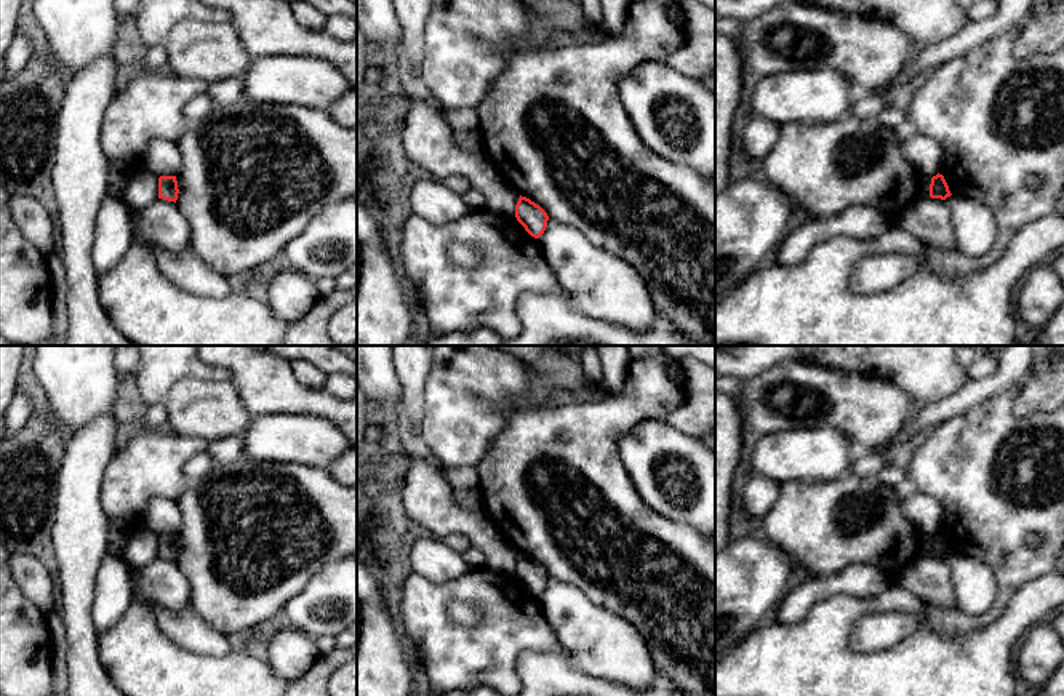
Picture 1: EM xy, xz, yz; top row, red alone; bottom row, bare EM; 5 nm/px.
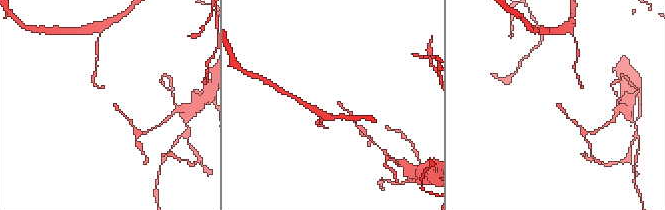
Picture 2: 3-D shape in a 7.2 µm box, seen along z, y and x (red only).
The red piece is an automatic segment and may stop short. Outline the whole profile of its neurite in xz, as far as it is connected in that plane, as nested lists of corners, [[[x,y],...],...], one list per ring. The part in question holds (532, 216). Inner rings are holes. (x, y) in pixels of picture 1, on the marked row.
[[[522,195],[515,205],[515,218],[534,238],[544,234],[549,221],[547,213],[539,205]]]

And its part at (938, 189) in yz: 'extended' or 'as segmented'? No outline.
as segmented

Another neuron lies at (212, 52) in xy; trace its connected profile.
[[[178,22],[163,46],[166,70],[206,83],[242,78],[254,59],[230,22]]]

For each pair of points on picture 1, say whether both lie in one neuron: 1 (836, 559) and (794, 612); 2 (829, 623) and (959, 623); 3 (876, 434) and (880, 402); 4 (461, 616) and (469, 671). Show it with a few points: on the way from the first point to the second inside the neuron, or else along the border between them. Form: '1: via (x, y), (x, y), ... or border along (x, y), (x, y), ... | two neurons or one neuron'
1: border along (860, 565), (847, 565), (836, 573), (810, 575) | two neurons
2: border along (892, 610), (863, 615), (853, 628), (850, 647) | two neurons
3: via (876, 426), (876, 410) | one neuron
4: border along (450, 602), (469, 602), (479, 608), (482, 616) | two neurons

